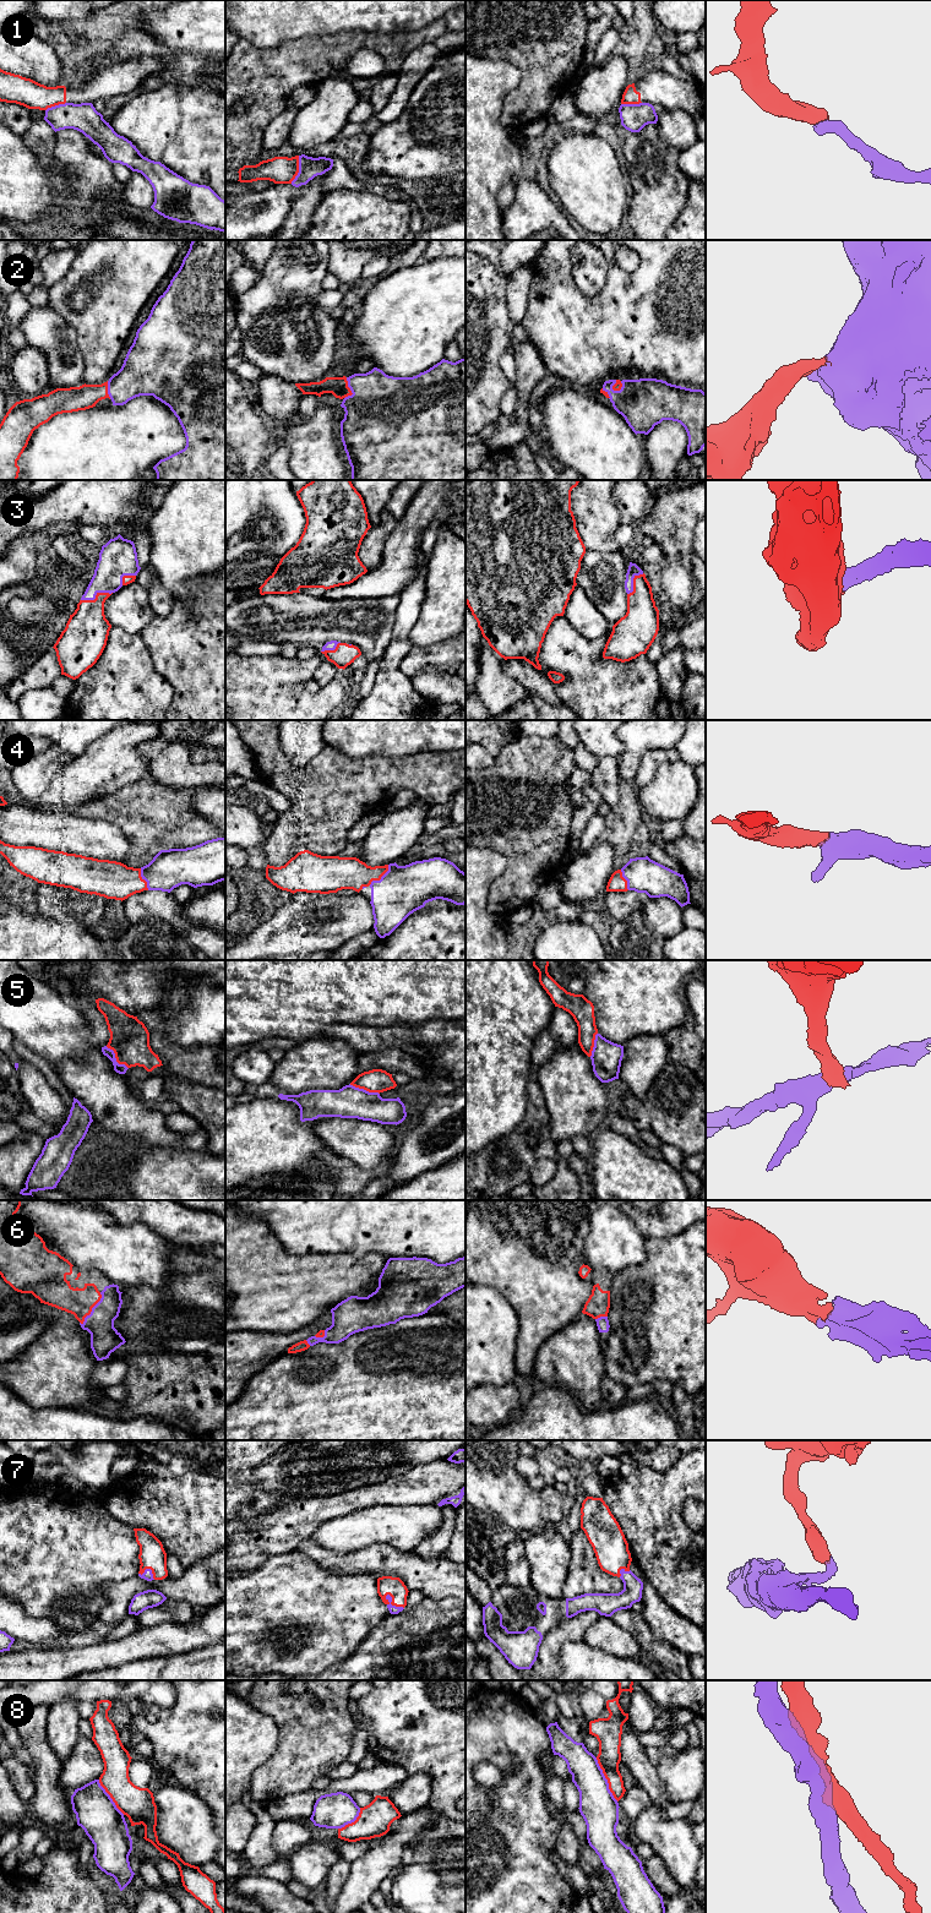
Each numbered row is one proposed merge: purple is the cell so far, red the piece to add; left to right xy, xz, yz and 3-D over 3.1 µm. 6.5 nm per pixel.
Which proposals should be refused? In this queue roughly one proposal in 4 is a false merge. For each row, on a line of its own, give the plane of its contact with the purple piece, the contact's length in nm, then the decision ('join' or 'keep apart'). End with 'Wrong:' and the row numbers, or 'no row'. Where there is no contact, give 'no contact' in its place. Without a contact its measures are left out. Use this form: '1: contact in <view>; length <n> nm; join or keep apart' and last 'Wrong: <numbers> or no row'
1: contact in xz; length 190 nm; keep apart
2: contact in xz; length 140 nm; join
3: contact in xy; length 220 nm; join
4: contact in xz; length 190 nm; join
5: contact in xy; length 220 nm; keep apart
6: contact in xy; length 260 nm; join
7: contact in xz; length 150 nm; join
8: contact in yz; length 320 nm; keep apart
Wrong: 1, 5, 8

